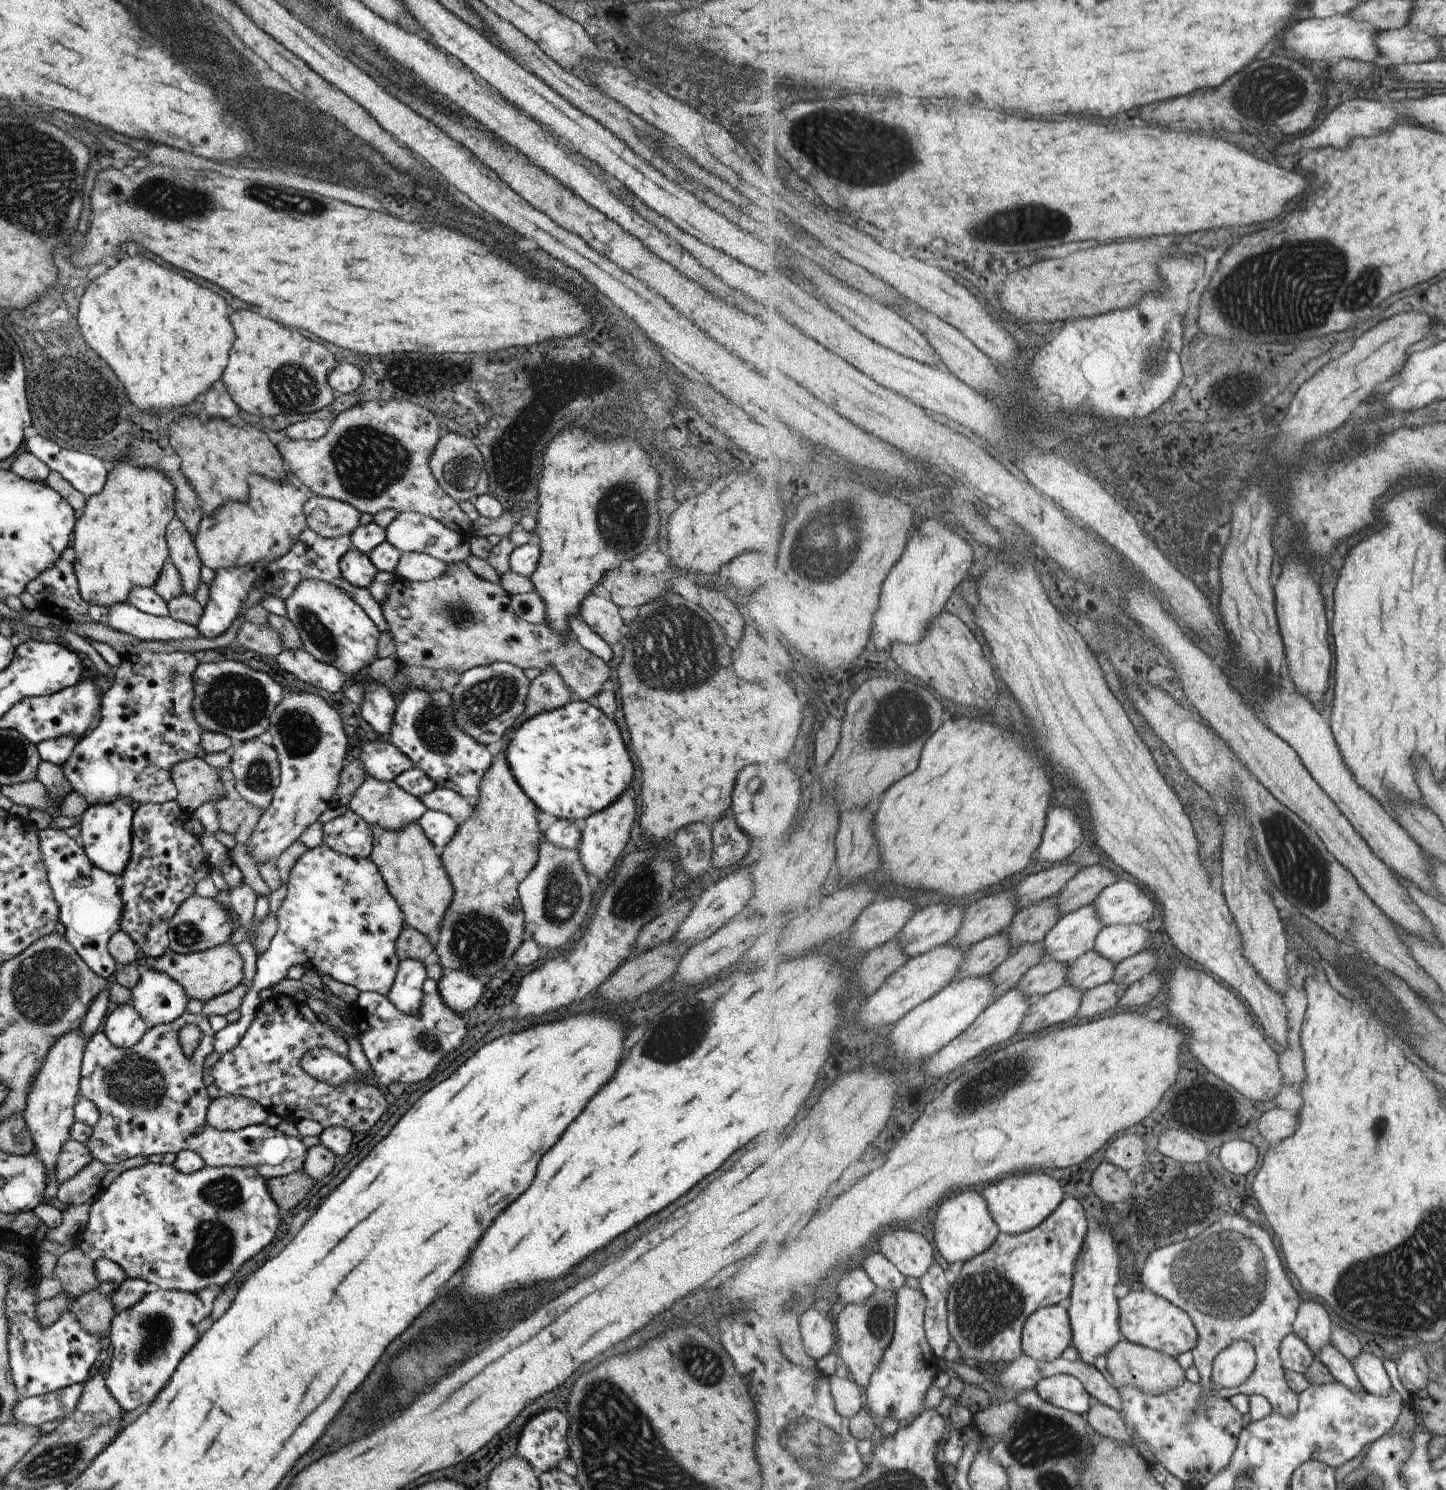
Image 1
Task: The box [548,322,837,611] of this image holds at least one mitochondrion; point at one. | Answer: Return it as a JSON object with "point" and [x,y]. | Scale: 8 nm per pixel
{"point":[628,493]}

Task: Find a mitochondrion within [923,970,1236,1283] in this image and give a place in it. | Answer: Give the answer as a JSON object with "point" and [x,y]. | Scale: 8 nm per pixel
{"point":[1016,1072]}

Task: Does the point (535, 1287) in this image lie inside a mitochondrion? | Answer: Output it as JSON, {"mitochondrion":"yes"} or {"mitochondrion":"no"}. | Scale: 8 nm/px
{"mitochondrion":"no"}

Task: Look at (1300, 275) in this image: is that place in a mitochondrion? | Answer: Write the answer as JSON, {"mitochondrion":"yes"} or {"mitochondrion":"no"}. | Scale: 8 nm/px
{"mitochondrion":"yes"}

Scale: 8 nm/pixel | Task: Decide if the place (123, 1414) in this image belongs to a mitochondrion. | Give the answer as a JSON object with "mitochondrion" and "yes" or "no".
{"mitochondrion":"no"}

